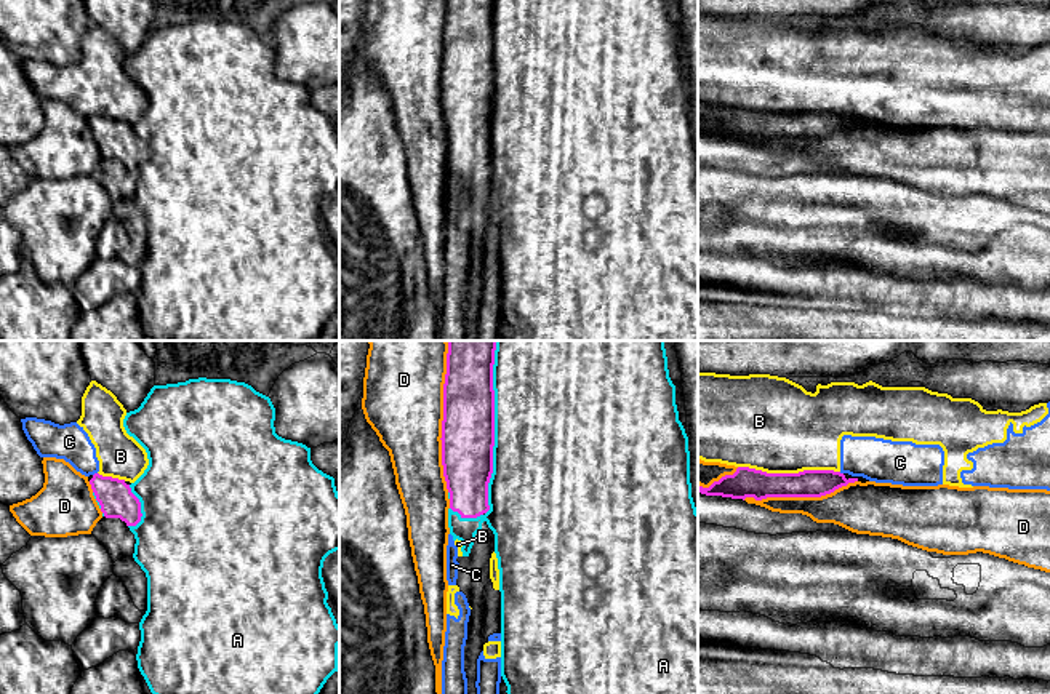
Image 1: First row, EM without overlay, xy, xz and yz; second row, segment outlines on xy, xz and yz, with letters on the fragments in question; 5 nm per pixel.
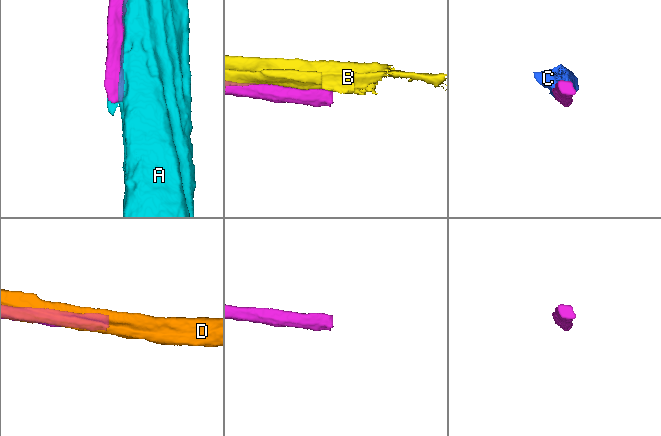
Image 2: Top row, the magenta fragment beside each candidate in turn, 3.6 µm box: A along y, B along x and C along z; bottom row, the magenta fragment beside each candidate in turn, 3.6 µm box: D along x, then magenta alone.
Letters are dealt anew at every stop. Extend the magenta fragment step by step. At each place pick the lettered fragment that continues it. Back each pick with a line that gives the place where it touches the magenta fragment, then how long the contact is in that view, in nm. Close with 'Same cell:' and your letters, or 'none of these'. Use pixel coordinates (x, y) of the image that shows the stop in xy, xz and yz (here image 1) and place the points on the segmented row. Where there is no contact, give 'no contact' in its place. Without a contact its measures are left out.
Same cell: none of these

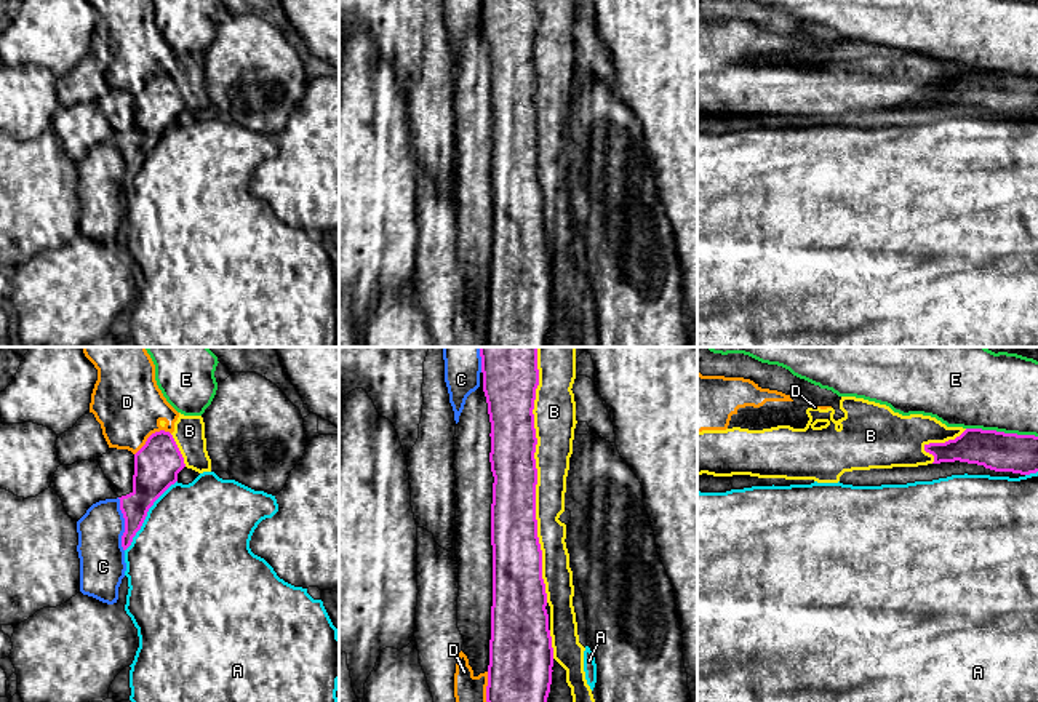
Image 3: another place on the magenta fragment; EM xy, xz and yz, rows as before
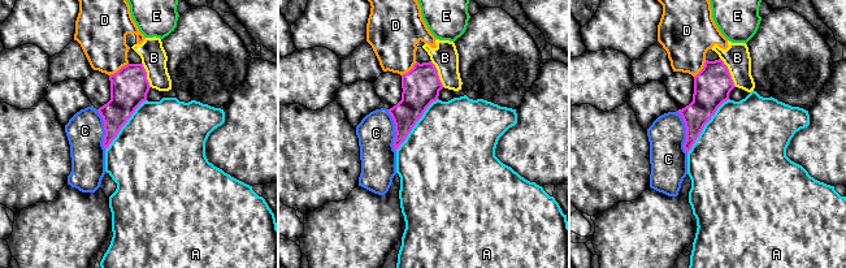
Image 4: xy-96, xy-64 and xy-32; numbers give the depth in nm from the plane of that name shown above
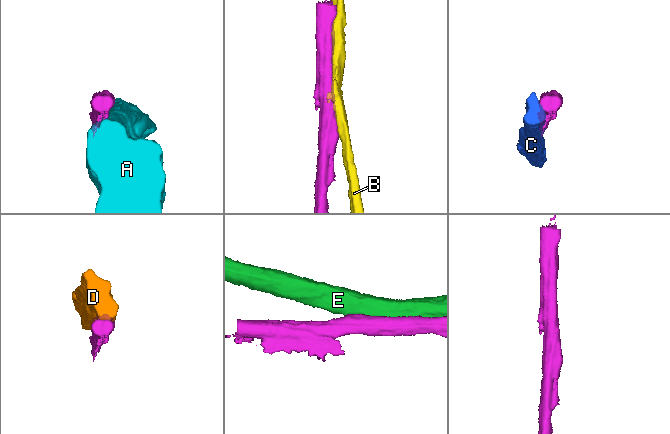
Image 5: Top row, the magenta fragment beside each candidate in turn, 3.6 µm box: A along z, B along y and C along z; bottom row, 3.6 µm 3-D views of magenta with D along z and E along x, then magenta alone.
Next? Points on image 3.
Same cell: none of these

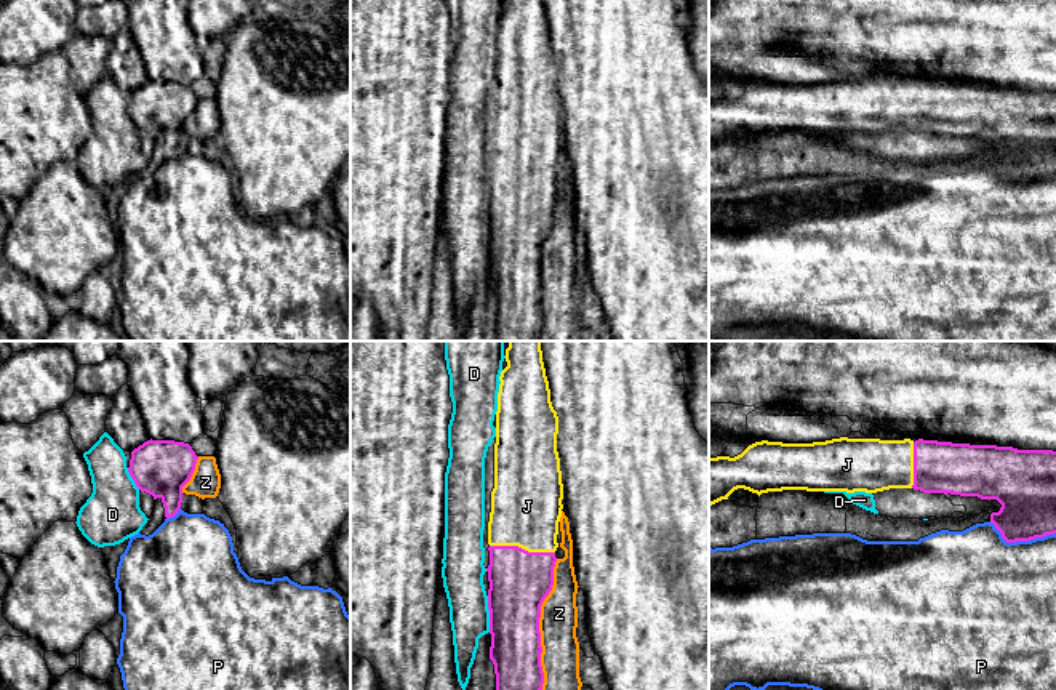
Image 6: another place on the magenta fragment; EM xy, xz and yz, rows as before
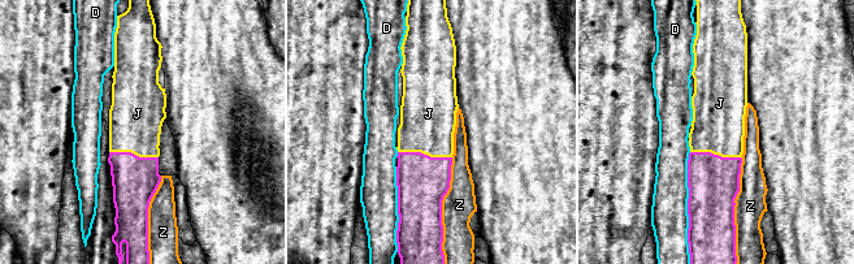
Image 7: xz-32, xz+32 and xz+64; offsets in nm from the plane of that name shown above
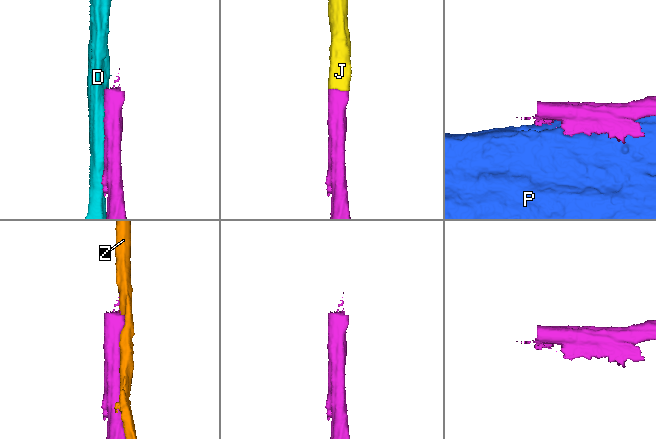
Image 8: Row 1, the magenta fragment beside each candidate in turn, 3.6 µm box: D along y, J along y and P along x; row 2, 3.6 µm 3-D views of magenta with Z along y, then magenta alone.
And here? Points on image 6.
J: contact xz (520, 548); length 340 nm
Same cell: J

